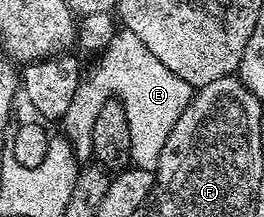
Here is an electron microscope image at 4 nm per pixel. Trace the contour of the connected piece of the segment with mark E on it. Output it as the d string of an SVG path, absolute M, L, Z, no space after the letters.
M124 28L116 31L105 50L96 55L95 61L97 63L90 70L88 67L82 77L75 100L71 100L71 108L67 108L63 119L64 133L73 145L74 155L81 160L93 158L95 116L99 116L99 108L115 96L125 110L129 125L132 165L138 170L153 170L163 152L163 144L167 144L167 136L171 136L171 128L175 128L175 120L183 116L183 108L187 108L194 96L194 87L189 86L187 80L179 80L171 68L159 64L147 44L143 44L135 32Z

